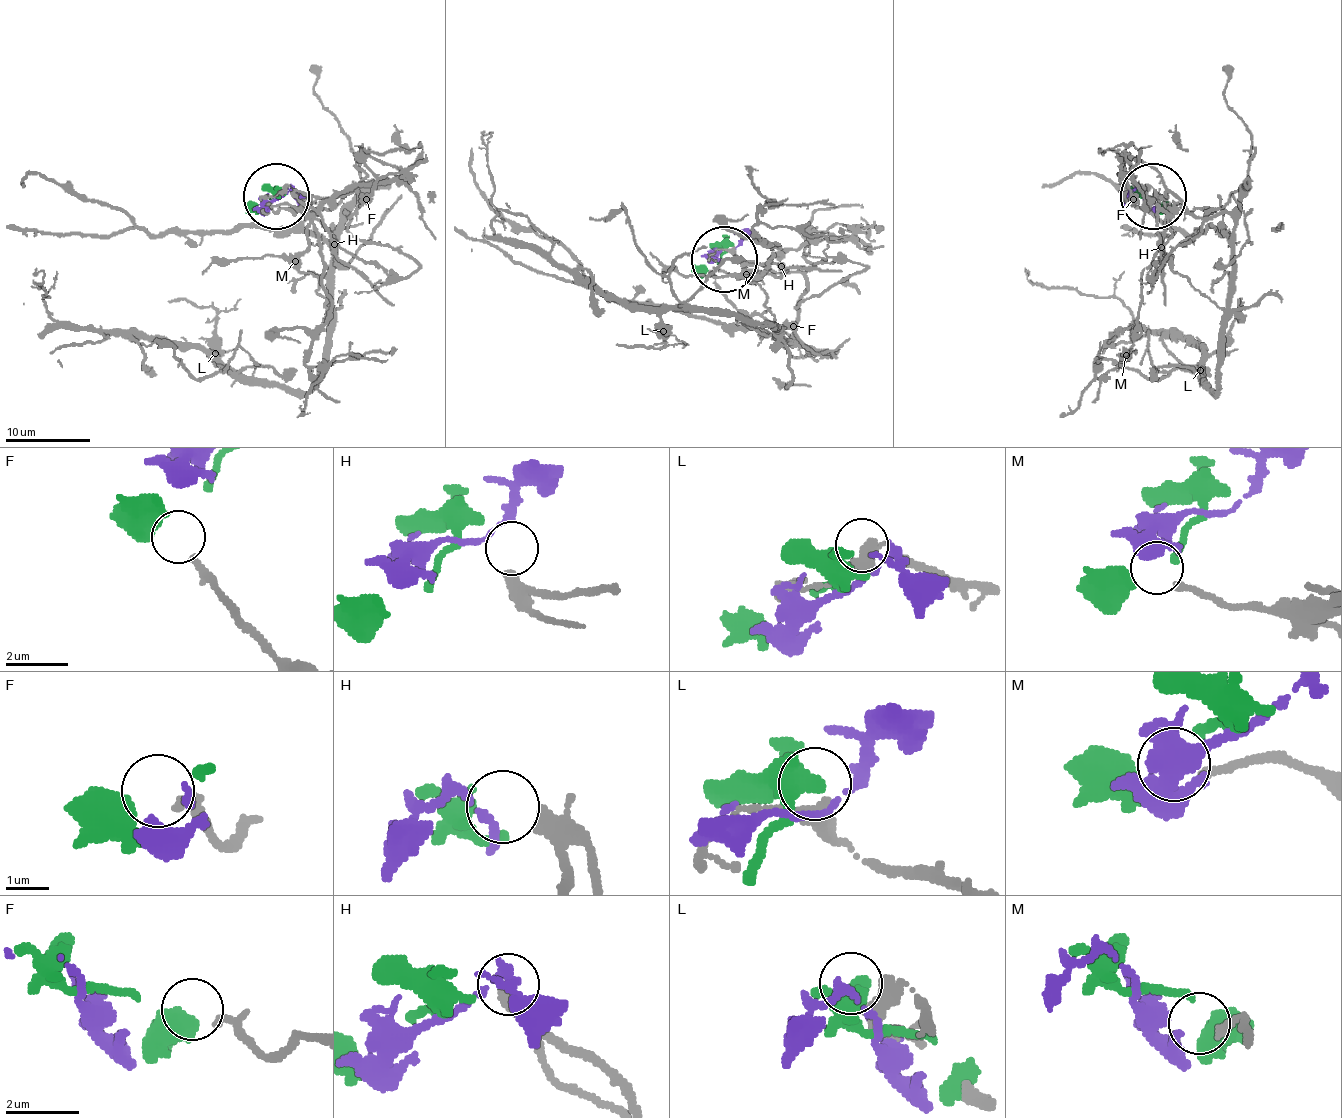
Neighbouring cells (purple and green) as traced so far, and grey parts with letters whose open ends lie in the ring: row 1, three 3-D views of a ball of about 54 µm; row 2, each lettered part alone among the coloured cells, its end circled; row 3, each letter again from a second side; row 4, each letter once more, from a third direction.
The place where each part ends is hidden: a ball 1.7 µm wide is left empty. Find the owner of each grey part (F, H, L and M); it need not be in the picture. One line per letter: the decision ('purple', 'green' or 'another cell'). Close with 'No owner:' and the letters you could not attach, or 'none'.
F: green
H: another cell
L: another cell
M: purple
No owner: H, L

